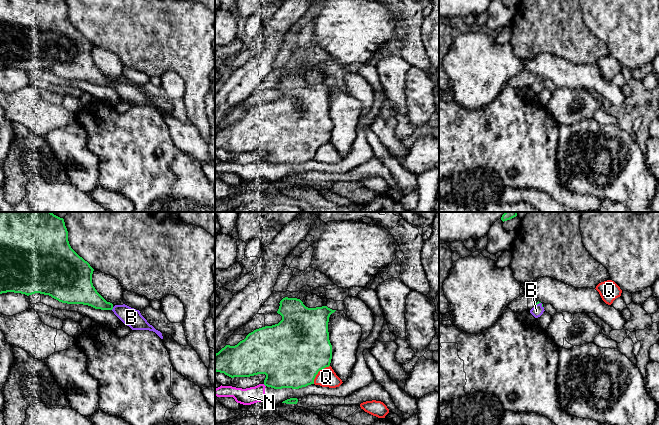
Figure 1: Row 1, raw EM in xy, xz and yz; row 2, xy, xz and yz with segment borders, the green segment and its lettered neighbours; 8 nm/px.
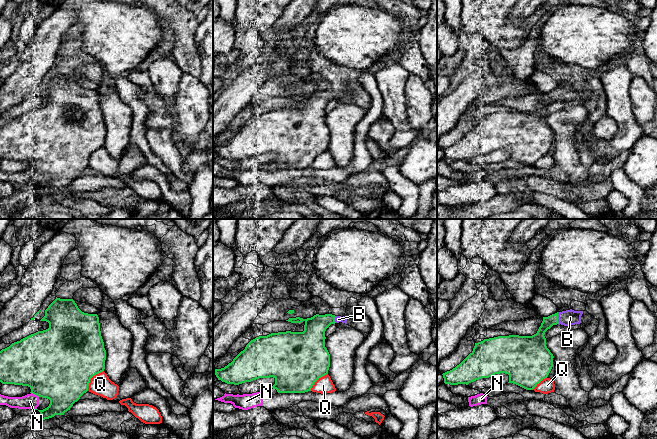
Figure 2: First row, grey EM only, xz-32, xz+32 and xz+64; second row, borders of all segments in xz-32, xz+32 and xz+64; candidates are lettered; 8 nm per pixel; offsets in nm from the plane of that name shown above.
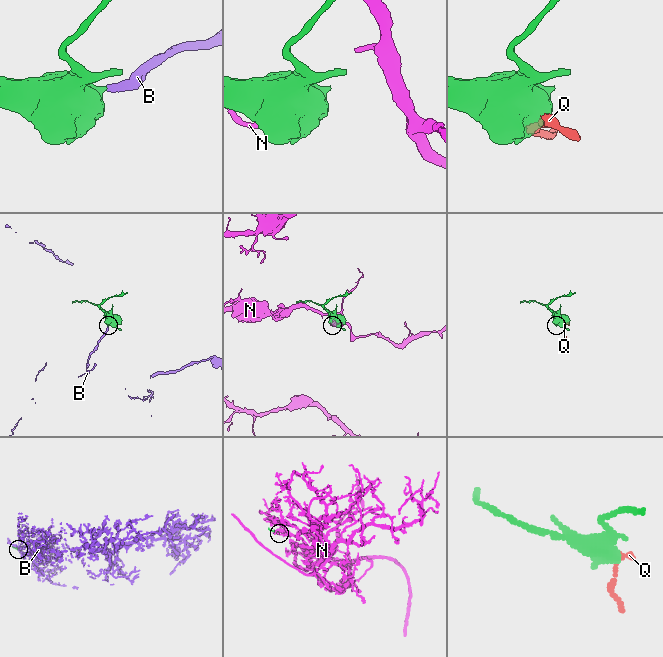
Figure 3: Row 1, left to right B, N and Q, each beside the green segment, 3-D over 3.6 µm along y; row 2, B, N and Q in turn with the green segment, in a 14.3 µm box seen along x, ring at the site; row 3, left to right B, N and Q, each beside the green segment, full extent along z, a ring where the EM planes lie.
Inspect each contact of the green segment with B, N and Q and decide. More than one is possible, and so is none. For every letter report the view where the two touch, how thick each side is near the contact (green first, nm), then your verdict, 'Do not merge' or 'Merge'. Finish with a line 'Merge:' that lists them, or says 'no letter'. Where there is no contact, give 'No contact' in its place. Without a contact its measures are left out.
B: Touches green in xy. Thickness 180 nm (green) against 150 nm. Merge
N: No contact. Do not merge
Q: Touches green in xz. Thickness 500 nm (green) against 150 nm. Do not merge
Merge: B

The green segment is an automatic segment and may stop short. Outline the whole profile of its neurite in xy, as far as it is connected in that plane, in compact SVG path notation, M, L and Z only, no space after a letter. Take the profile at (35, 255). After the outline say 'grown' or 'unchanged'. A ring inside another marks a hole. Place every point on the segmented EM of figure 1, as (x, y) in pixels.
M0 212L0 294L14 292L29 296L40 293L62 303L112 310L132 330L153 331L163 339L162 333L150 325L139 310L107 302L93 286L93 271L71 248L63 218L52 212Z; grown

